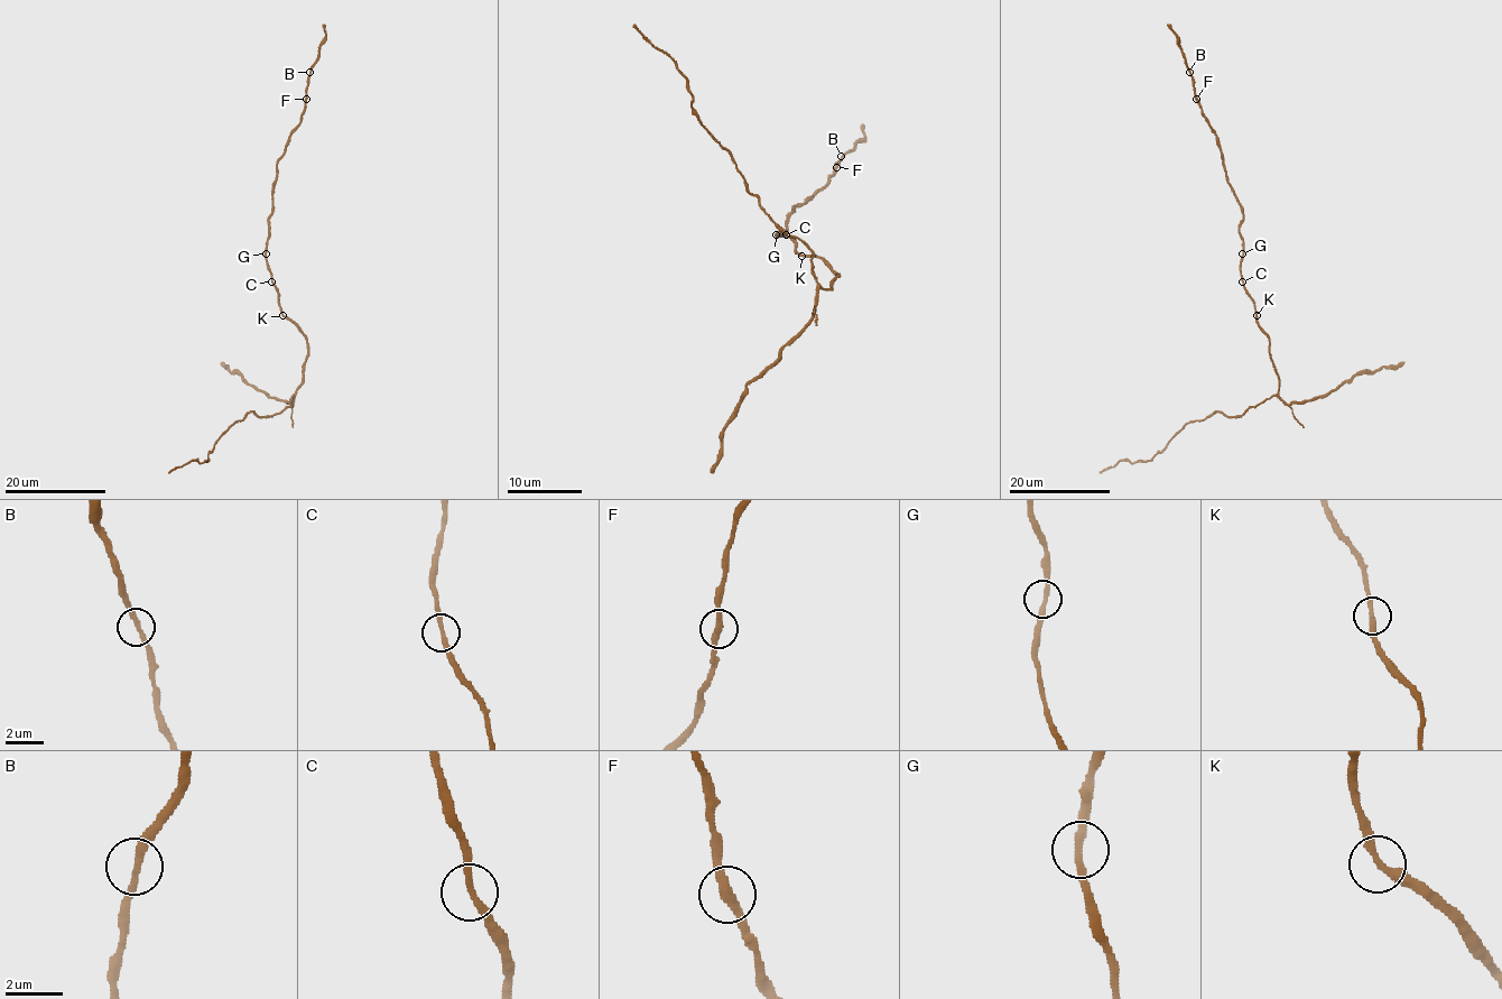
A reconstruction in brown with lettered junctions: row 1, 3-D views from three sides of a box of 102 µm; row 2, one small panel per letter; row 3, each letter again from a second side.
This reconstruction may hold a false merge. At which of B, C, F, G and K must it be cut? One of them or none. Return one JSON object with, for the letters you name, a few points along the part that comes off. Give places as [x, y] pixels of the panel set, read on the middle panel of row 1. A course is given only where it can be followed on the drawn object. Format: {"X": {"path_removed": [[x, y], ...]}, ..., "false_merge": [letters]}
{"false_merge": []}

